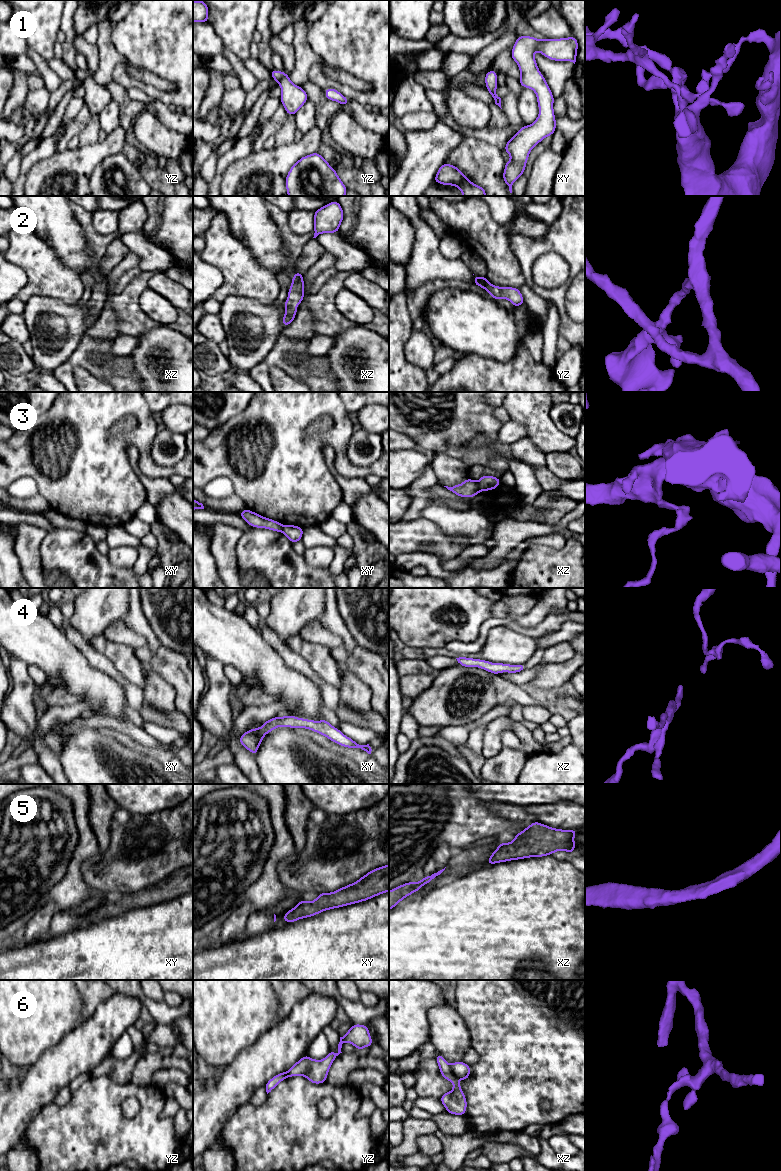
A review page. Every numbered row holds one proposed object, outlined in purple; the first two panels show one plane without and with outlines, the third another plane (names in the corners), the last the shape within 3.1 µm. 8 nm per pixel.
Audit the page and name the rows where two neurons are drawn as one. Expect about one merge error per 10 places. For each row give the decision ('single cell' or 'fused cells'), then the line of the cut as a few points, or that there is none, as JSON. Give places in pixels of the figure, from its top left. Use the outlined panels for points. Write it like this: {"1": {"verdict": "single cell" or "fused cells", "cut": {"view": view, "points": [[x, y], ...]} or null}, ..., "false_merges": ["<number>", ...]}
{"1": {"verdict": "single cell", "cut": null}, "2": {"verdict": "single cell", "cut": null}, "3": {"verdict": "fused cells", "cut": {"view": "xz", "points": [[476, 482], [480, 490]]}}, "4": {"verdict": "single cell", "cut": null}, "5": {"verdict": "single cell", "cut": null}, "6": {"verdict": "fused cells", "cut": {"view": "xz", "points": [[449, 1065], [452, 1073], [457, 1078]]}}, "false_merges": ["3", "6"]}

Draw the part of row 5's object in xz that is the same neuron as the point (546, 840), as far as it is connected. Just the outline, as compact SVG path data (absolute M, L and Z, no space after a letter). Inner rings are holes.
M535 821L527 828L516 834L512 842L499 842L498 848L490 855L487 865L531 857L544 857L547 855L552 855L557 851L573 853L576 847L574 837L577 832L577 829L556 829Z

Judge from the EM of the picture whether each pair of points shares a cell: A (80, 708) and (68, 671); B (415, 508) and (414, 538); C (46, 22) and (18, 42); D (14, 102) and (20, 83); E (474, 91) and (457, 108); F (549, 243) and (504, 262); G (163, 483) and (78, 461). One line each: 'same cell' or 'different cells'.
A: different cells
B: different cells
C: different cells
D: same cell
E: different cells
F: different cells
G: different cells

